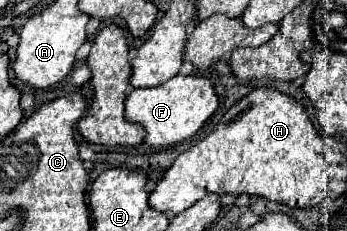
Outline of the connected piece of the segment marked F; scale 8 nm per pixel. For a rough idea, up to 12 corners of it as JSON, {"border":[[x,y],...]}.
{"border":[[207,75],[133,89],[125,117],[145,143],[195,135],[219,107]]}

